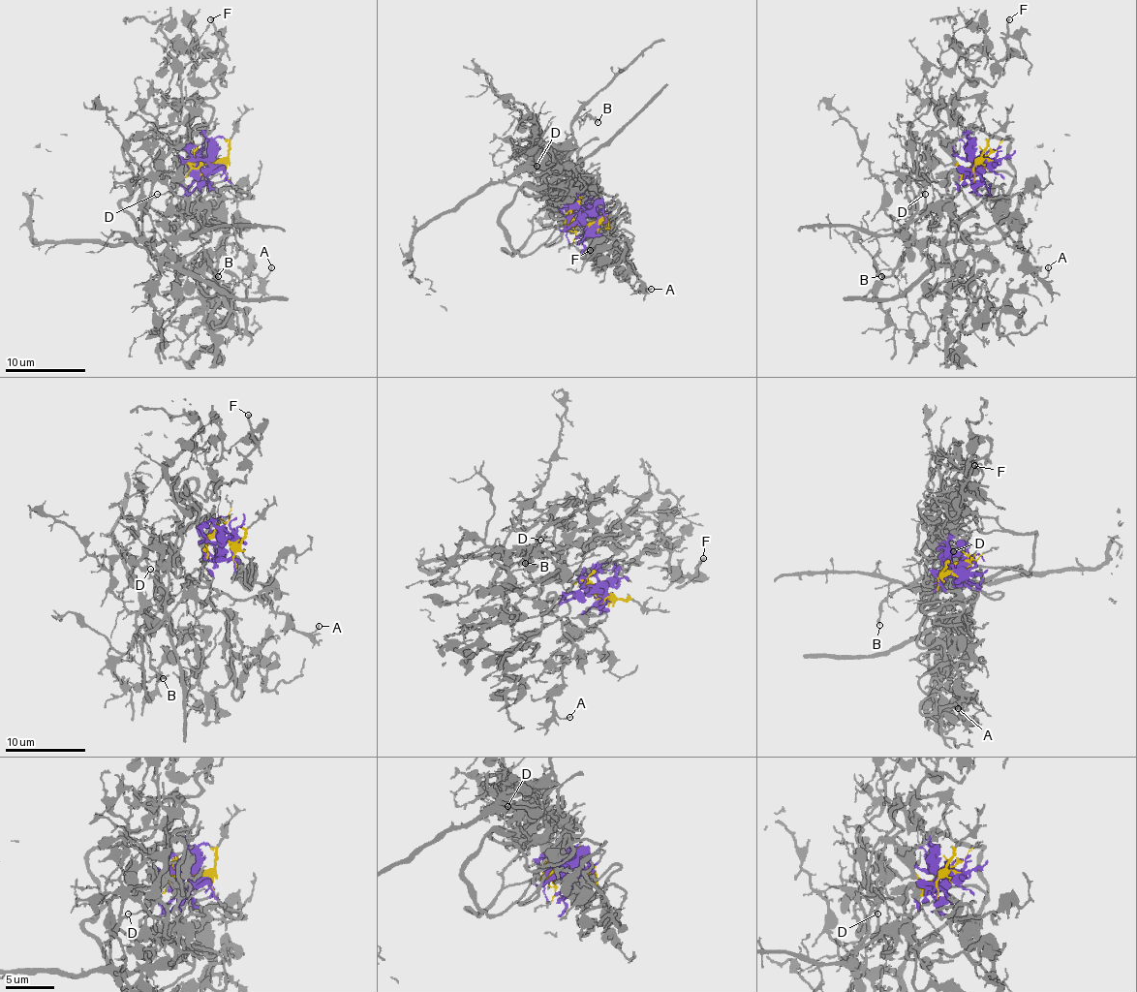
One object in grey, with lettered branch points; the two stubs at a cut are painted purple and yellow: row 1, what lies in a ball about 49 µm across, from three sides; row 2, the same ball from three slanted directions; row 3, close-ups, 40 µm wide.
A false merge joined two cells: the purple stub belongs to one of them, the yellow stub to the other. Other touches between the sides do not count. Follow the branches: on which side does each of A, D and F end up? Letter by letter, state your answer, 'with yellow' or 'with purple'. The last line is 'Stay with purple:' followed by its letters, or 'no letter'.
A: with purple
D: with purple
F: with purple
Stay with purple: A, D, F

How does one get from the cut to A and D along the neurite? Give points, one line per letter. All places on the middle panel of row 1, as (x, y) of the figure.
A: (586, 222), (605, 218), (592, 228), (594, 256), (601, 262), (620, 256), (652, 288)
D: (586, 222), (588, 201), (596, 194), (596, 184), (575, 182), (554, 192), (543, 171), (552, 166), (536, 166)

